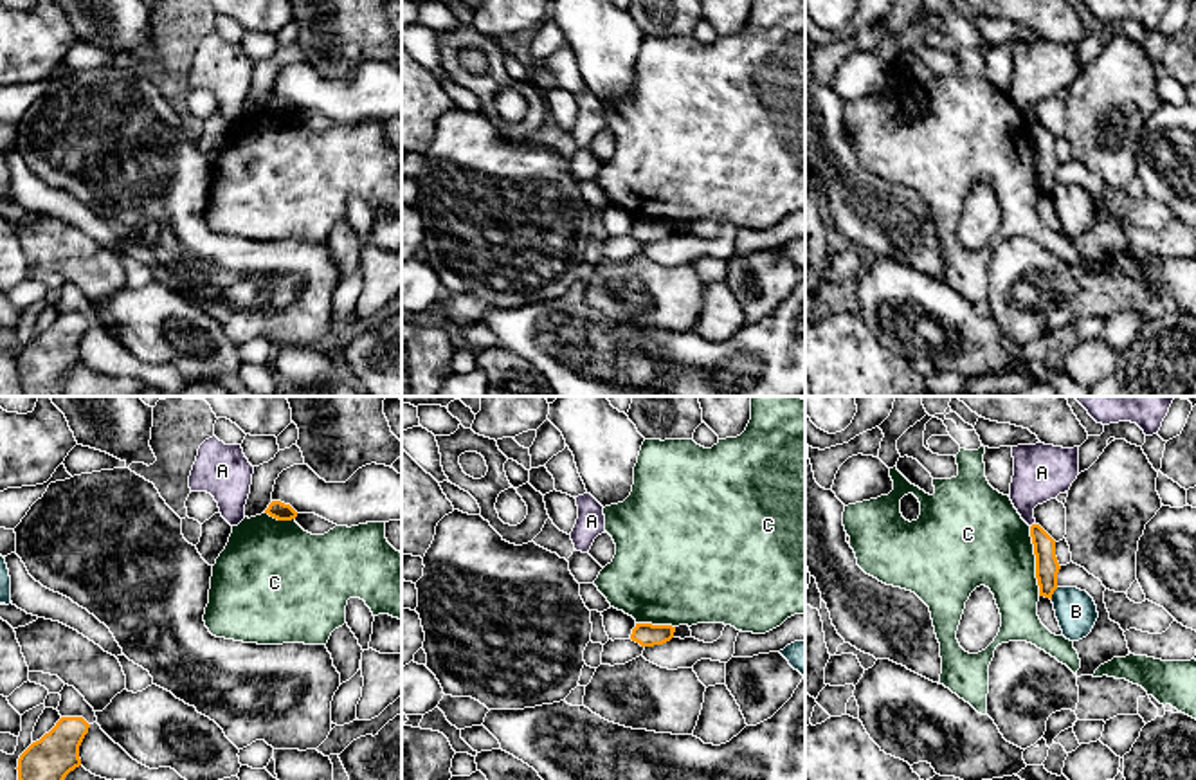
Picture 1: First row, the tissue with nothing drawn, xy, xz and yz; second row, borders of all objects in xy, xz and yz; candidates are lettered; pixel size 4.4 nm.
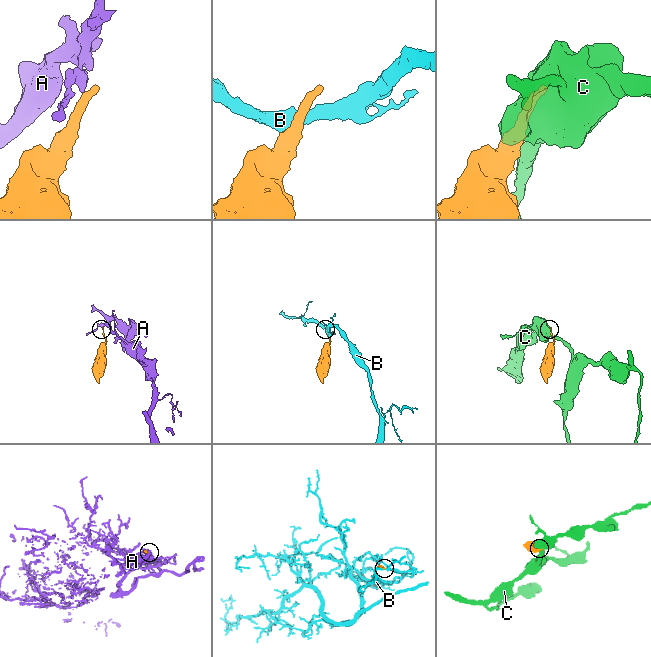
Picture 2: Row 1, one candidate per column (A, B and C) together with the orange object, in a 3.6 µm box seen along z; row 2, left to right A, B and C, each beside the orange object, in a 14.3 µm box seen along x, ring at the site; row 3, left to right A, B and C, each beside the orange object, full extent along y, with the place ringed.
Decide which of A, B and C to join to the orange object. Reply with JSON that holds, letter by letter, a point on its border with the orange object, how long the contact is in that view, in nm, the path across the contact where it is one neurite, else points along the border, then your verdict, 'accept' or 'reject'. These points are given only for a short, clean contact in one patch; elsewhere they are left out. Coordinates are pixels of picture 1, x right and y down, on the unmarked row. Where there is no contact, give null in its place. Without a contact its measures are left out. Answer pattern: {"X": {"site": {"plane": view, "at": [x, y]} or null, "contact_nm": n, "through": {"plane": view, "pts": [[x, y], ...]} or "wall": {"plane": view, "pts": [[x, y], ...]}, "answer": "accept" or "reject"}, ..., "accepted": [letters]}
{"A": {"site": {"plane": "yz", "at": [1032, 121]}, "contact_nm": 30, "wall": {"plane": "yz", "pts": [[1034, 119], [1031, 123]]}, "answer": "reject"}, "B": {"site": {"plane": "yz", "at": [1052, 190]}, "contact_nm": 70, "answer": "reject"}, "C": {"site": {"plane": "yz", "at": [1036, 157]}, "contact_nm": 320, "answer": "reject"}, "accepted": []}

